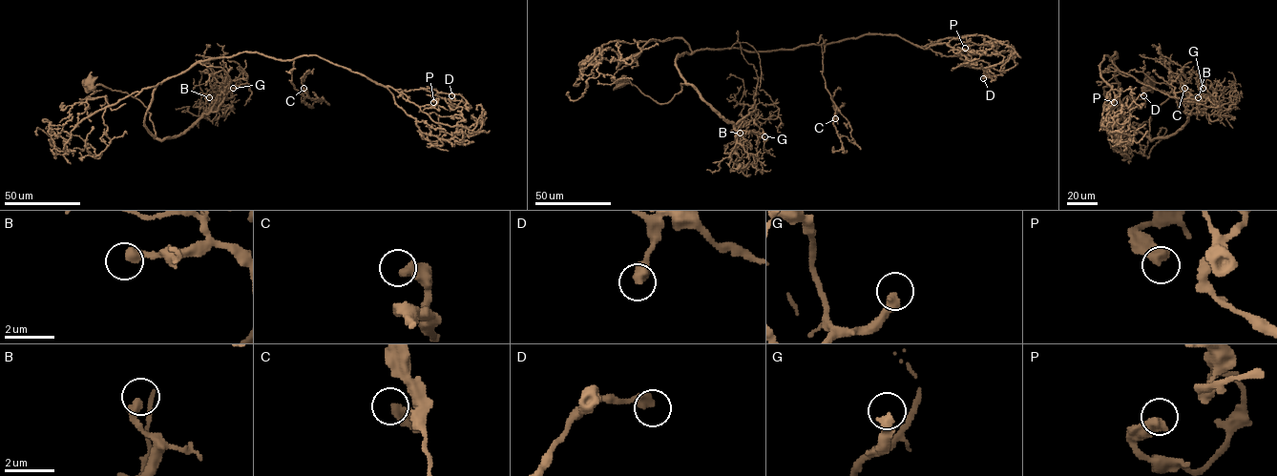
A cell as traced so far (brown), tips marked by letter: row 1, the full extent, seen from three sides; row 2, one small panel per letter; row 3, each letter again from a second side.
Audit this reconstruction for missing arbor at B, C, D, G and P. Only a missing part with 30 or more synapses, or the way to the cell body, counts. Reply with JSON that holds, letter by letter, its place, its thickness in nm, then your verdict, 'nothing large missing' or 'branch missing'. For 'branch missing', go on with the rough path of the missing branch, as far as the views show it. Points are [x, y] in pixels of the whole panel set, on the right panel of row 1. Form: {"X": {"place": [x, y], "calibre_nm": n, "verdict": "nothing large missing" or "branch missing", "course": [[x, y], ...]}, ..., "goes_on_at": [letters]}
{"B": {"place": [1198, 97], "calibre_nm": 360, "verdict": "nothing large missing"}, "C": {"place": [1184, 88], "calibre_nm": 440, "verdict": "nothing large missing"}, "D": {"place": [1143, 95], "calibre_nm": 440, "verdict": "nothing large missing"}, "G": {"place": [1203, 88], "calibre_nm": 400, "verdict": "branch missing"}, "P": {"place": [1114, 102], "calibre_nm": 440, "verdict": "nothing large missing"}, "goes_on_at": ["G"]}

